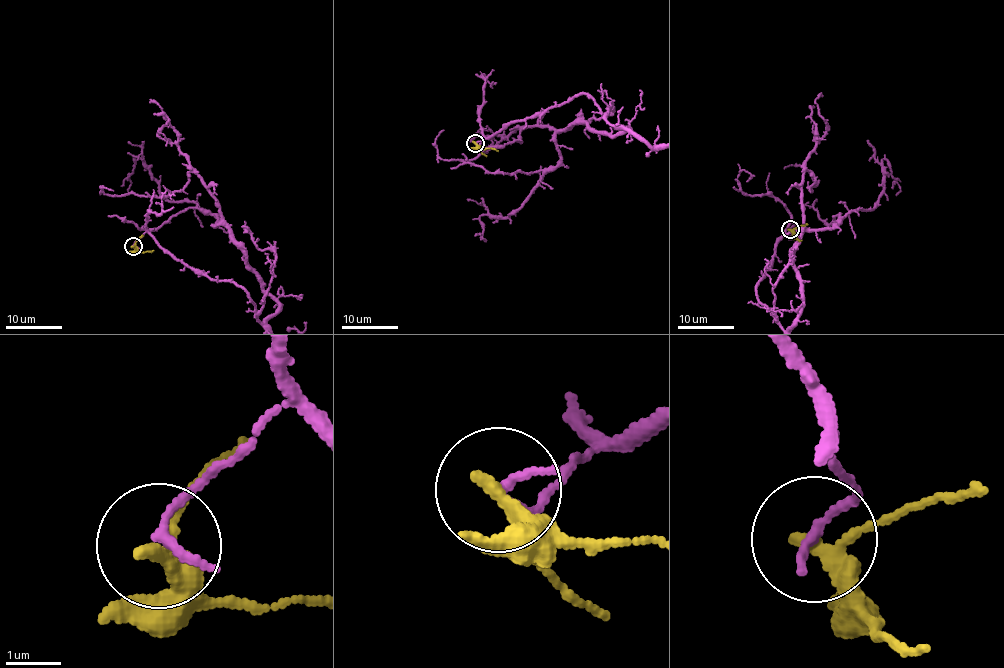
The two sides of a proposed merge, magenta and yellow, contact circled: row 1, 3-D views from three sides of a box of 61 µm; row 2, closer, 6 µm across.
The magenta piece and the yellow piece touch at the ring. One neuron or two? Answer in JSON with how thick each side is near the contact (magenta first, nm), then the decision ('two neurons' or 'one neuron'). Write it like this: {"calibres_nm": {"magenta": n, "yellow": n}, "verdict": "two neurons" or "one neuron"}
{"calibres_nm": {"magenta": 200, "yellow": 240}, "verdict": "two neurons"}

